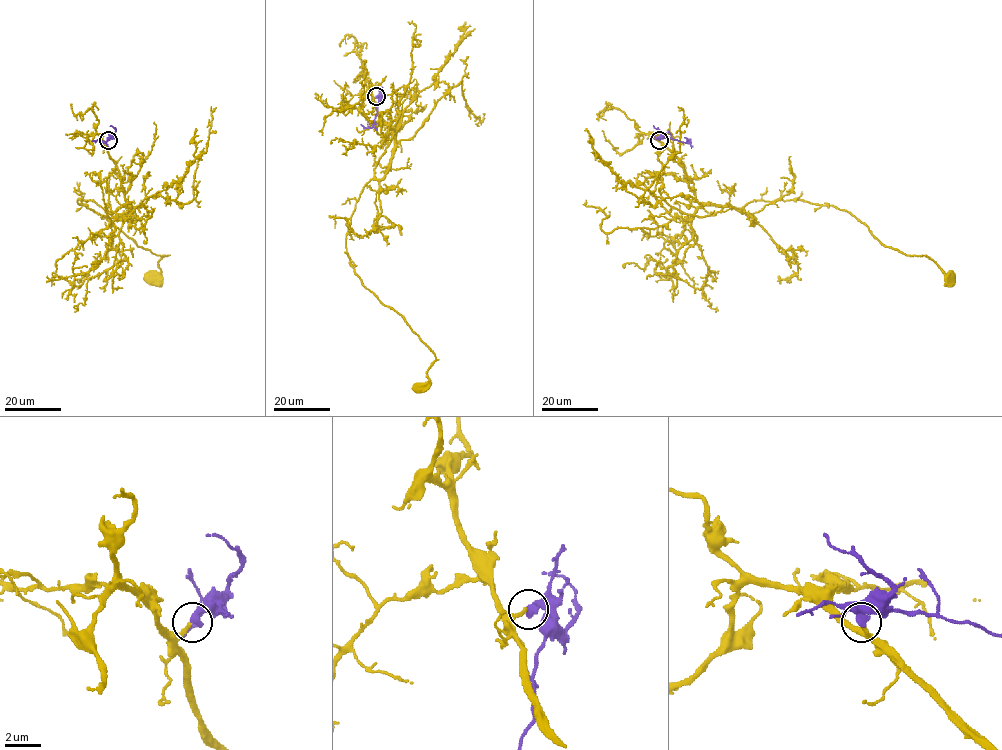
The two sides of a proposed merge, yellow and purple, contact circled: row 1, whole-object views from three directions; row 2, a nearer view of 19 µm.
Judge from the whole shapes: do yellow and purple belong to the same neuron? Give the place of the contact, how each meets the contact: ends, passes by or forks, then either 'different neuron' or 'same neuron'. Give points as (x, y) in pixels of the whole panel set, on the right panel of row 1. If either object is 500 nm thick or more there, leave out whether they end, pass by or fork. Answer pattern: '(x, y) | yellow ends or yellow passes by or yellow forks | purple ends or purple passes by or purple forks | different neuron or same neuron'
(659, 140) | yellow ends | purple ends | same neuron

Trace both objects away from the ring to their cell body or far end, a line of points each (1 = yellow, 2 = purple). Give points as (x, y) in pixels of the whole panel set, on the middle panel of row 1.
1: (376, 96), (394, 152), (391, 169), (365, 184), (356, 203), (346, 253), (362, 284), (434, 354), (422, 388)
2: (376, 96), (379, 102), (373, 125), (368, 128), (360, 124)

